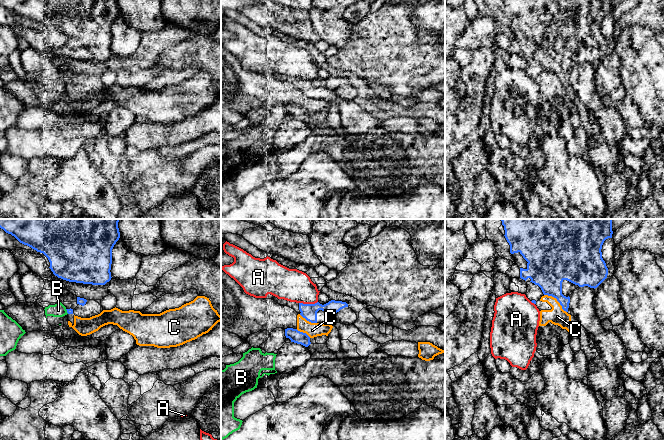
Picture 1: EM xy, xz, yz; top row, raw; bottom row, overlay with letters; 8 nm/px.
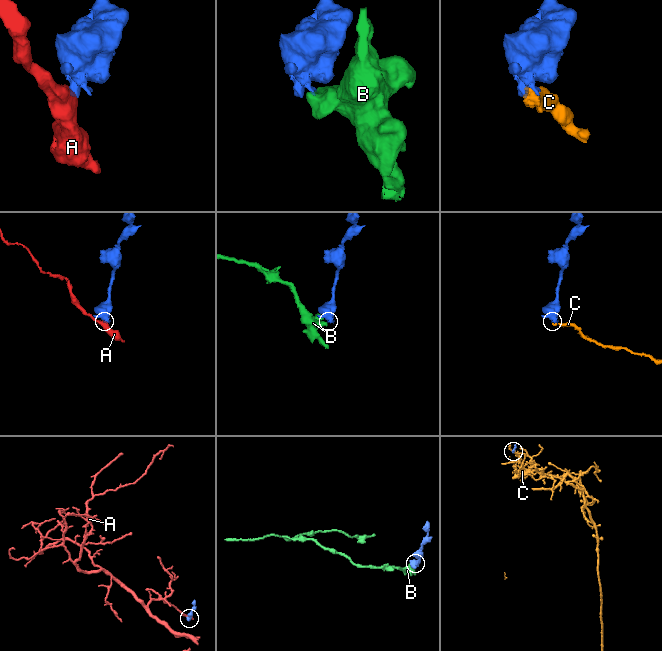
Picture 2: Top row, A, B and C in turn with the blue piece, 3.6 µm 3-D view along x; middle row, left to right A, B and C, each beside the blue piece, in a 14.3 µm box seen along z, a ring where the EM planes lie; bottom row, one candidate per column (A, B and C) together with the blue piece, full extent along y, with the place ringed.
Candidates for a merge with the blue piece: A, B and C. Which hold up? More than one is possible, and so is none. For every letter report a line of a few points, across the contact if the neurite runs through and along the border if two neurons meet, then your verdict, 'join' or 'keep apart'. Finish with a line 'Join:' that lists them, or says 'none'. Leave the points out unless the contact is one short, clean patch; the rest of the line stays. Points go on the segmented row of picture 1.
A: line xz (317, 301), (314, 303), (299, 303); keep apart
B: line xy (65, 309), (68, 313); keep apart
C: line yz (544, 294), (553, 296), (566, 312); keep apart
Join: none

